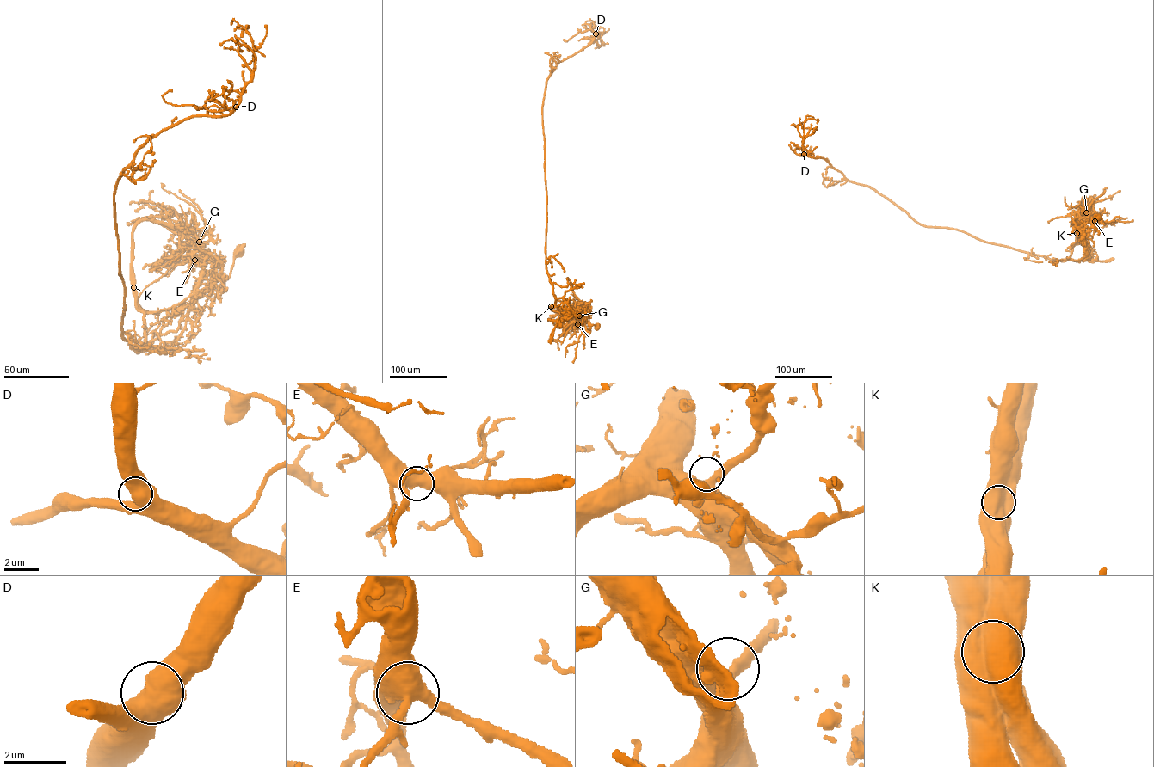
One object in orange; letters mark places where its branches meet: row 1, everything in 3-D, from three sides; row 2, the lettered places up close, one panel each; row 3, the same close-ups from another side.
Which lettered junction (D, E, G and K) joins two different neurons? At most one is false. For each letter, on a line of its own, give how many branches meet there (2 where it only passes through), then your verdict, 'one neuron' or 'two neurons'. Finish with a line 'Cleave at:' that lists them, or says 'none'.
D: branches 1; one neuron
E: branches 2; one neuron
G: branches 2; one neuron
K: branches 1; two neurons
Cleave at: K

